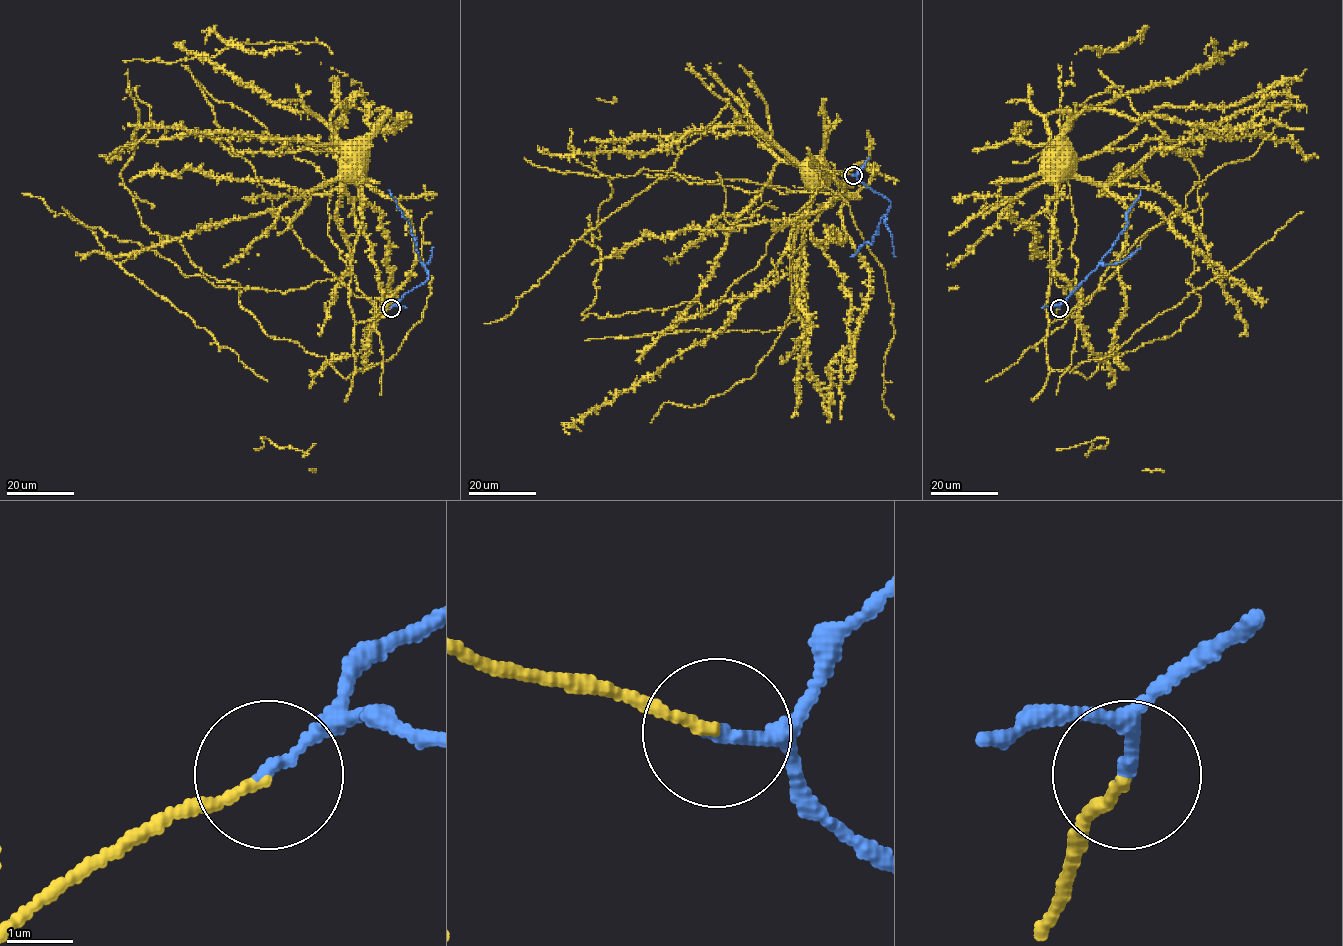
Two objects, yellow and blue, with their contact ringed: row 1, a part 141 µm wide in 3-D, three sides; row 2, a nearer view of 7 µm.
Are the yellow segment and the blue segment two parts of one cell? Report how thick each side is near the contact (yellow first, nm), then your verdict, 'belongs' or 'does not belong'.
140 nm thick on the yellow side, 190 nm on the other; belongs

